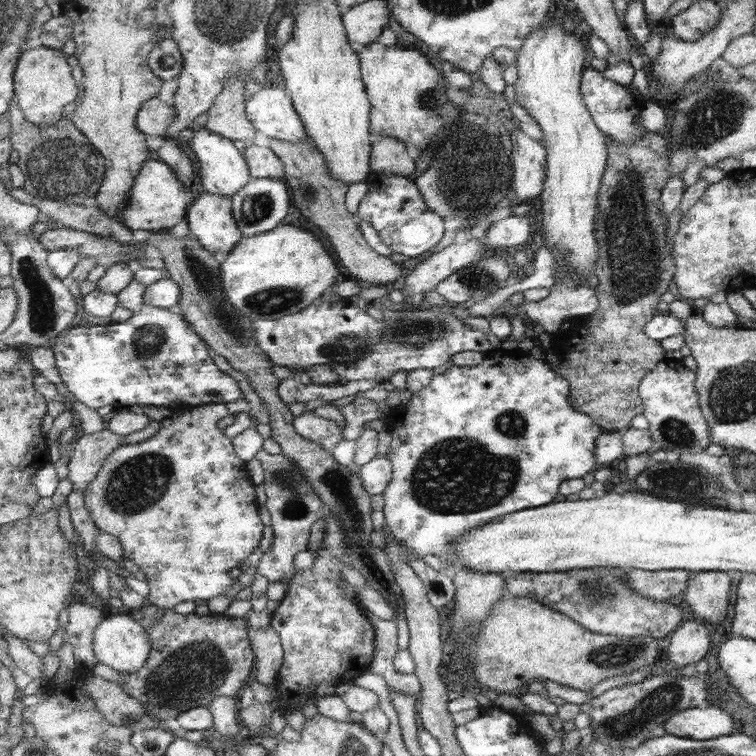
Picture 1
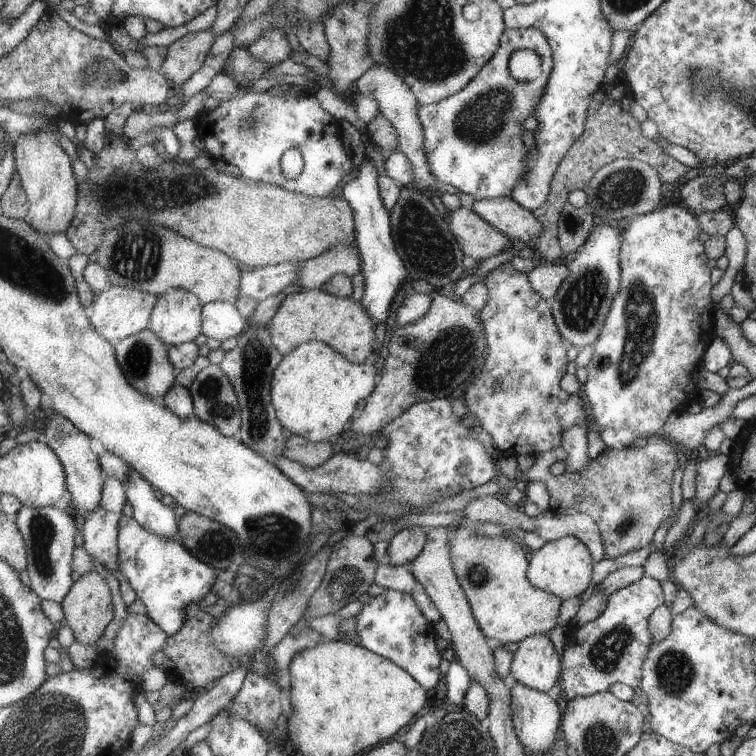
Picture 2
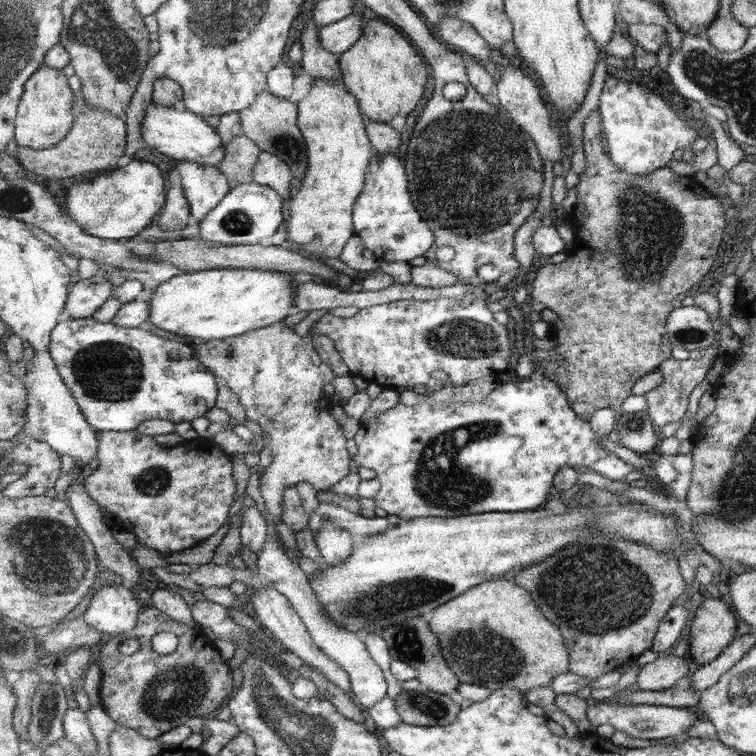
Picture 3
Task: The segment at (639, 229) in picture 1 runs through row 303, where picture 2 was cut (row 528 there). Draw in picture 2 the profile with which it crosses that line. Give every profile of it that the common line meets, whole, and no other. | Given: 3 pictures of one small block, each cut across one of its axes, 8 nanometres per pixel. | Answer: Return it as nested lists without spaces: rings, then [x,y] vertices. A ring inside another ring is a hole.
[[[662,434],[648,436],[643,448],[607,448],[589,463],[586,470],[579,473],[566,471],[561,476],[555,476],[551,466],[565,460],[565,451],[558,447],[535,456],[535,465],[526,477],[530,483],[541,482],[545,485],[550,500],[549,510],[553,513],[586,513],[591,516],[600,527],[606,558],[613,559],[649,546],[659,526],[674,514],[673,476],[679,468],[676,448]]]

